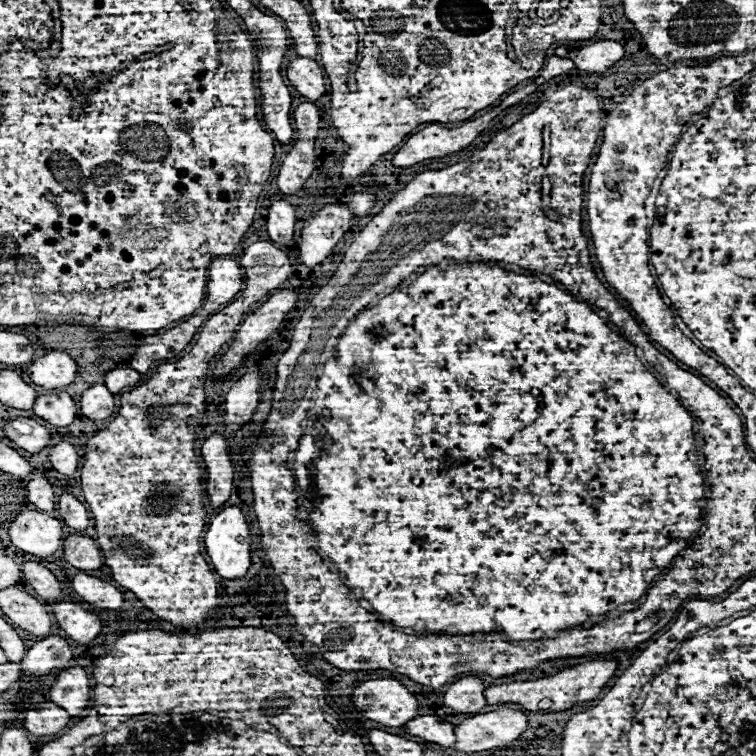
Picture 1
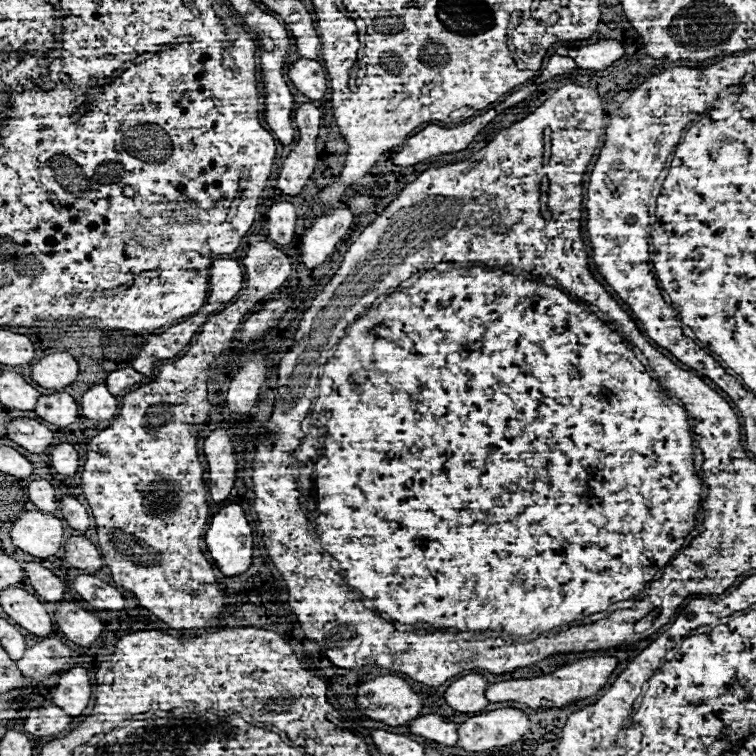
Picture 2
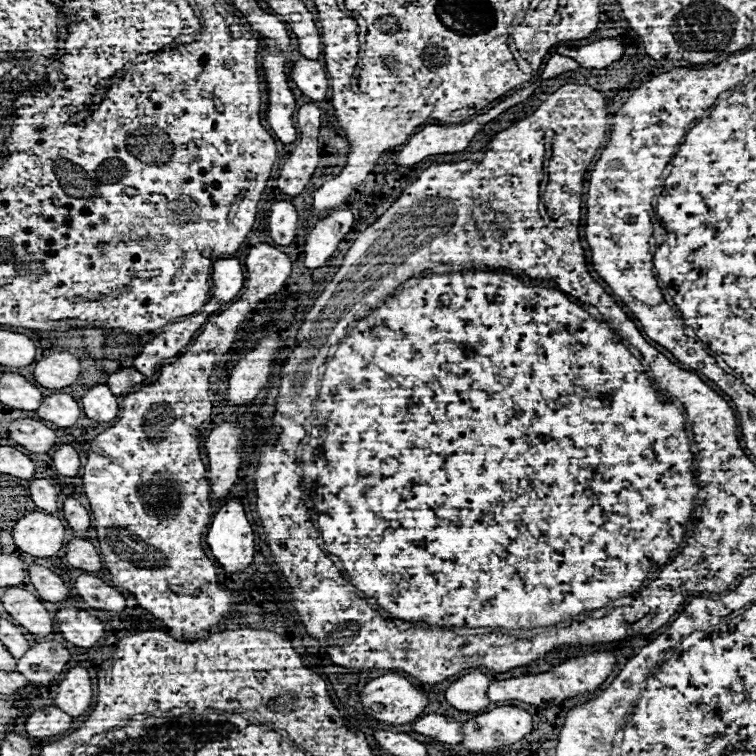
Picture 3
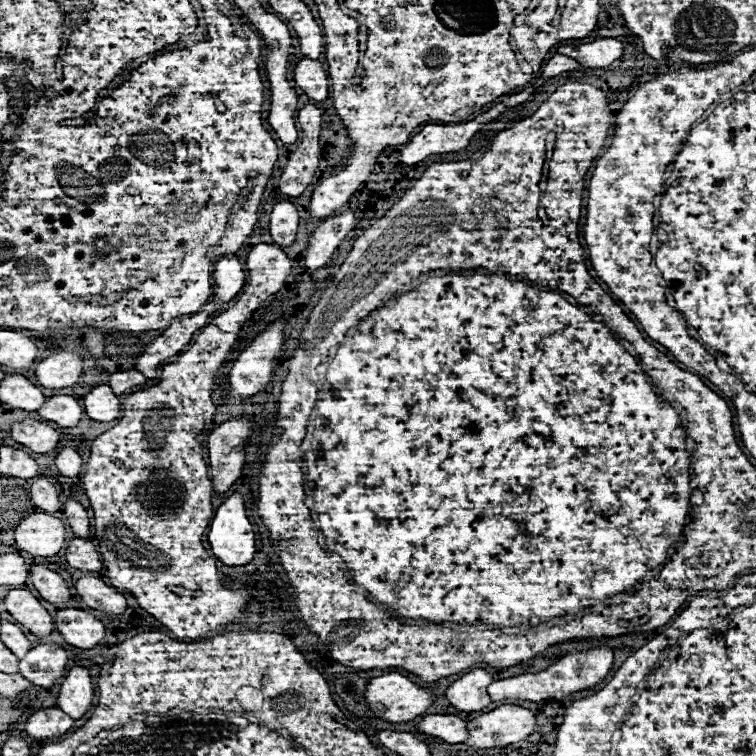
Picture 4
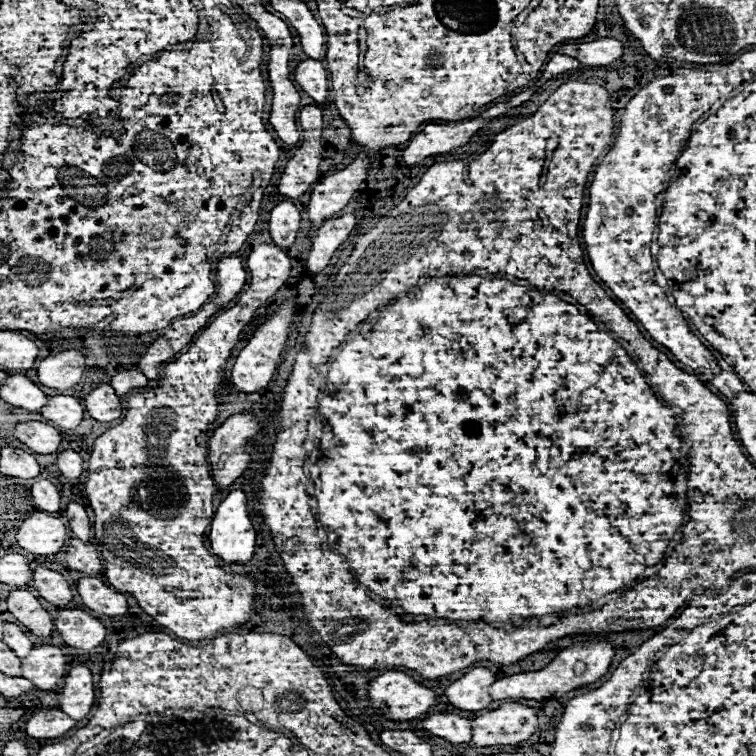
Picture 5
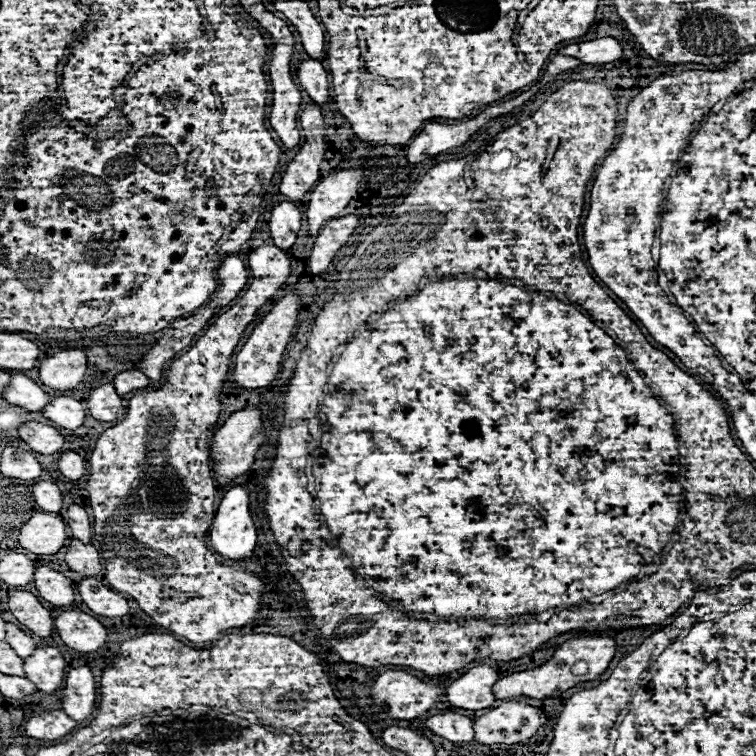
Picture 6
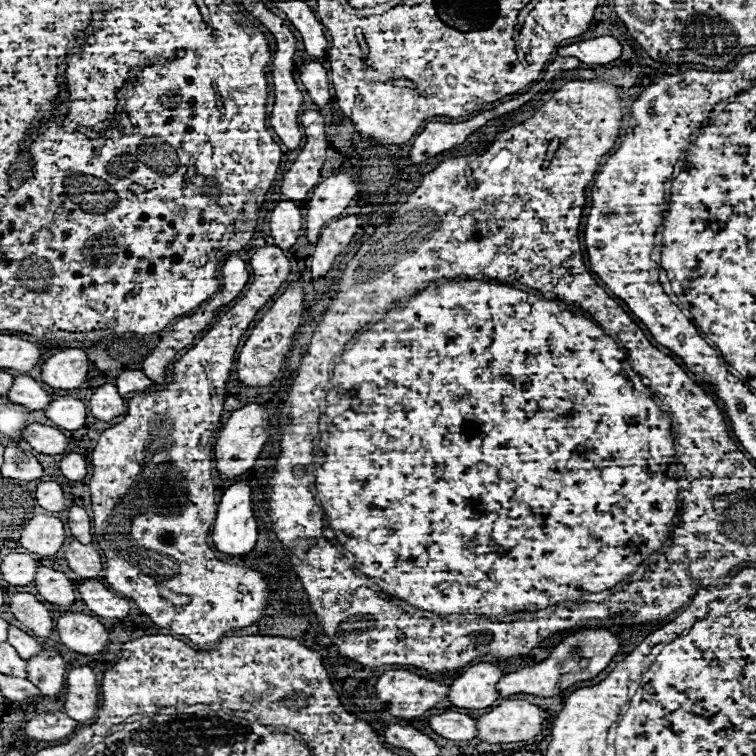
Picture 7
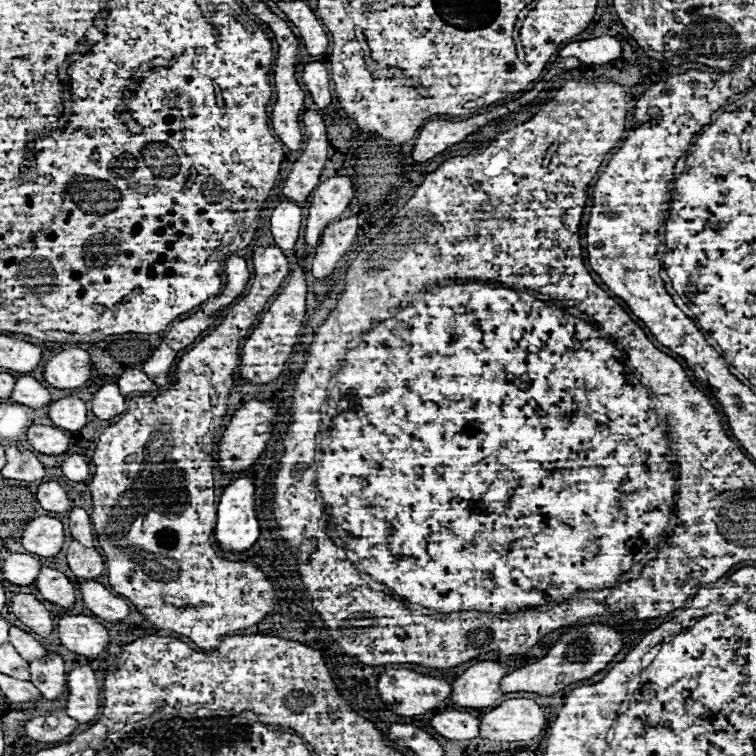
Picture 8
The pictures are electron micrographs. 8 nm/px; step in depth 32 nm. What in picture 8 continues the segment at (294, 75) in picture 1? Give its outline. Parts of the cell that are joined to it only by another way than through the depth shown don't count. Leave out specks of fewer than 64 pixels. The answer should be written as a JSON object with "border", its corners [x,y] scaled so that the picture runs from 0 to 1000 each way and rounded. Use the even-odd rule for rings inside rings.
{"border":[[[410,82],[410,85],[405,85],[402,93],[399,93],[399,108],[402,108],[405,119],[410,122],[413,132],[423,143],[431,143],[439,135],[434,93],[429,90],[426,82]]]}

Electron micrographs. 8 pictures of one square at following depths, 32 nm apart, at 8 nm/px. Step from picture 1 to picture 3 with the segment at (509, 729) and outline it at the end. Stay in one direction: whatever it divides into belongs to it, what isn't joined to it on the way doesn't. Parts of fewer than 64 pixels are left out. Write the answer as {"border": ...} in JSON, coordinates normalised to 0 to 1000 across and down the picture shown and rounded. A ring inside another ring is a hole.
{"border":[[[661,934],[656,939],[648,939],[614,955],[611,958],[614,979],[608,984],[624,995],[651,992],[680,984],[701,968],[704,947],[696,939],[680,934]]]}

